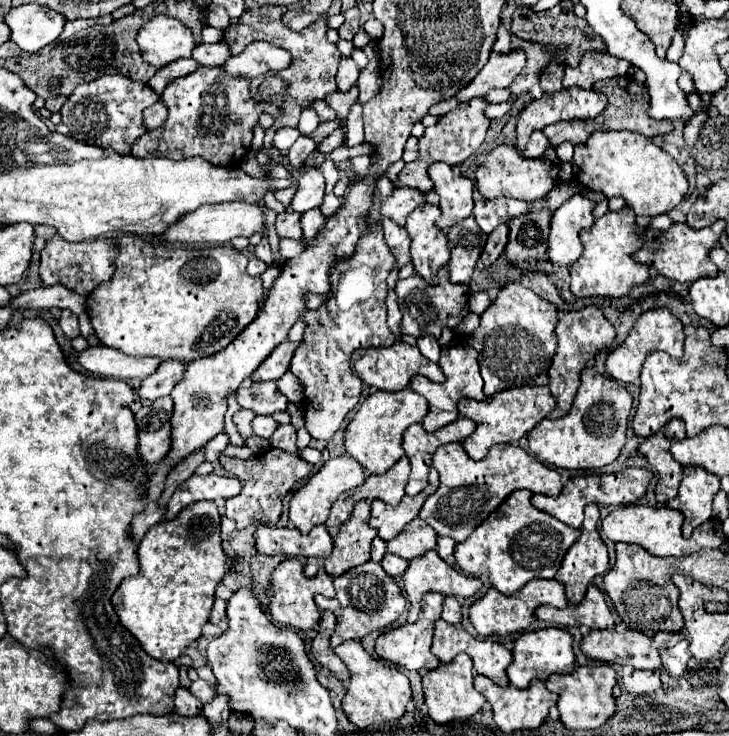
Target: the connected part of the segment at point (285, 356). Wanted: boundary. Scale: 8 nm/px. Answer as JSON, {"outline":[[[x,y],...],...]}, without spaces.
{"outline":[[[282,342],[278,344],[272,354],[258,366],[258,370],[252,374],[252,380],[278,380],[286,370],[292,360],[292,352],[300,346],[302,342]]]}

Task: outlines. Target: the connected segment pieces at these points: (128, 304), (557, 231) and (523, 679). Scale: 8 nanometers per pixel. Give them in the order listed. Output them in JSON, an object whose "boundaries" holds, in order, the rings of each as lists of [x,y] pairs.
{"boundaries":[[[[114,234],[112,239],[116,242],[119,254],[116,258],[116,272],[114,276],[106,282],[106,284],[98,284],[98,288],[94,288],[94,292],[90,292],[90,296],[86,298],[86,312],[90,314],[90,324],[98,336],[98,340],[104,346],[112,346],[124,354],[130,356],[160,356],[160,358],[178,358],[184,362],[192,362],[194,358],[204,358],[204,356],[212,356],[218,350],[226,348],[258,314],[258,302],[264,296],[264,286],[260,278],[254,278],[246,272],[248,266],[248,254],[242,250],[236,250],[232,246],[214,246],[214,248],[162,248],[164,252],[154,254],[154,246],[150,246],[144,239],[132,234]]],[[[582,194],[572,196],[566,204],[562,204],[550,222],[550,238],[548,238],[548,258],[554,264],[570,266],[582,254],[582,242],[578,238],[580,230],[590,228],[594,224],[594,202]]],[[[544,628],[534,632],[524,632],[516,638],[512,650],[512,664],[508,666],[510,684],[516,688],[528,688],[534,678],[546,680],[550,674],[570,674],[576,668],[576,658],[572,652],[572,636],[562,628]]]]}

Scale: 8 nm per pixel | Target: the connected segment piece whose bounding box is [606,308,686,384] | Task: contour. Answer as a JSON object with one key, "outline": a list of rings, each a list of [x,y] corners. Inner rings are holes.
{"outline":[[[656,308],[656,310],[648,310],[640,316],[640,320],[634,324],[634,328],[630,330],[626,342],[618,348],[614,348],[608,358],[606,358],[606,372],[622,384],[634,384],[640,376],[640,368],[646,360],[648,354],[662,350],[668,352],[672,358],[682,358],[684,354],[684,328],[682,322],[668,310],[668,308]]]}

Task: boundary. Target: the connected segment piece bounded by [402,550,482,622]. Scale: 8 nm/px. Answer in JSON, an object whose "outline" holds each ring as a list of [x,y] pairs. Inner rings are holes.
{"outline":[[[434,550],[426,552],[420,558],[414,558],[408,570],[404,572],[402,580],[410,600],[408,622],[416,622],[416,616],[420,612],[420,600],[428,592],[438,592],[442,596],[470,598],[476,596],[478,590],[482,588],[482,582],[478,578],[454,570]]]}

